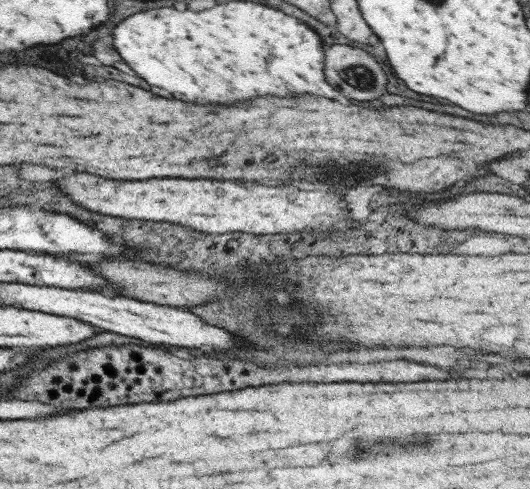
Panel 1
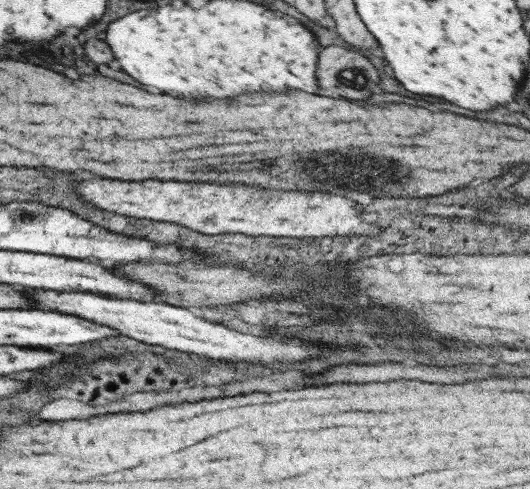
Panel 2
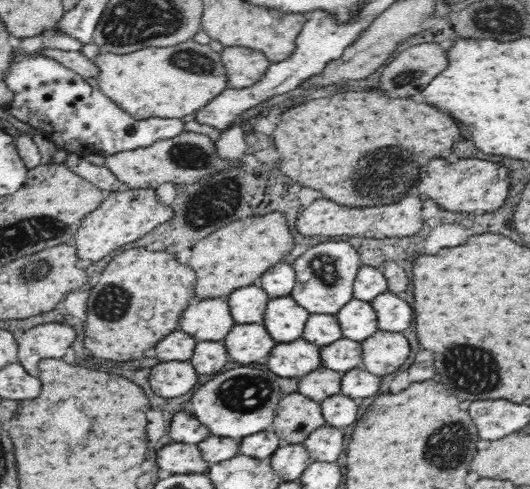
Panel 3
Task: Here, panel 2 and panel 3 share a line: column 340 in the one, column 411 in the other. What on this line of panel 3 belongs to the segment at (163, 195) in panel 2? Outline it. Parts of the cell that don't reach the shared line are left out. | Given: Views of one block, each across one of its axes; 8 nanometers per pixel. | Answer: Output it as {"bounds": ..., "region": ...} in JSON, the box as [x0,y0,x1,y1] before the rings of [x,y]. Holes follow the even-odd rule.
{"bounds":[296,194,424,241],"region":[[[412,194],[394,204],[372,207],[352,208],[348,204],[320,198],[310,203],[298,216],[296,228],[304,236],[346,236],[363,241],[387,239],[393,241],[396,237],[409,237],[420,231],[423,226],[421,215],[424,197]]]}

